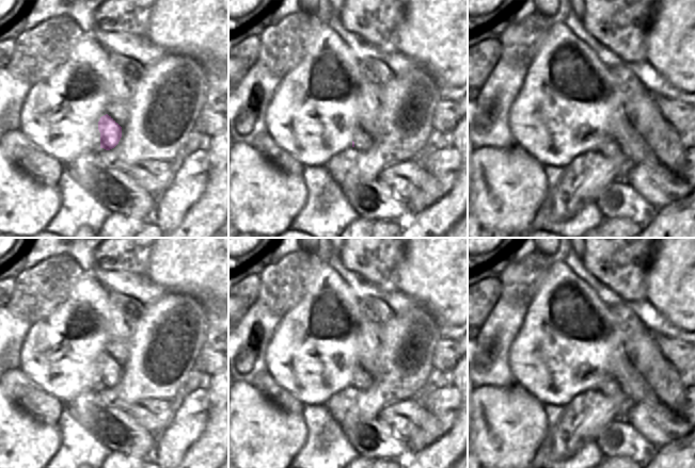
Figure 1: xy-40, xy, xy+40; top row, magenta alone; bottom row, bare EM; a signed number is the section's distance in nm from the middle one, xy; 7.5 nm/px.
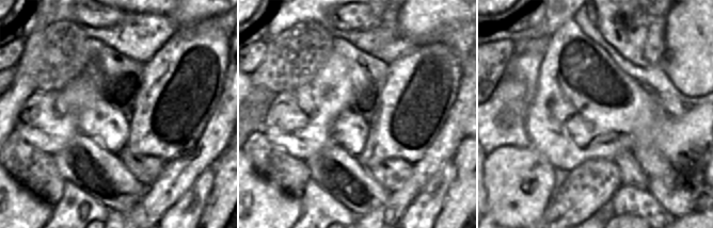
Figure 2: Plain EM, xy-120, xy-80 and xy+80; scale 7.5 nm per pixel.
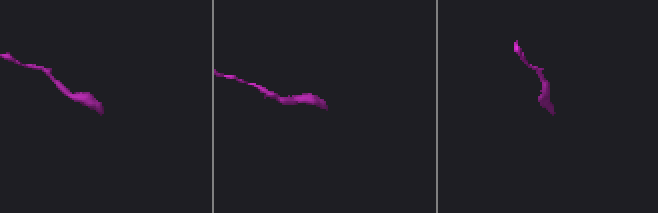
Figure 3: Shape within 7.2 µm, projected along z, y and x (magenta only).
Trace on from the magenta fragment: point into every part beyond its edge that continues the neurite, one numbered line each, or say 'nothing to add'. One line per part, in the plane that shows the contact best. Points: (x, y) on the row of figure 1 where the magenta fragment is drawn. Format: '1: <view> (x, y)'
1: xy (363, 141)

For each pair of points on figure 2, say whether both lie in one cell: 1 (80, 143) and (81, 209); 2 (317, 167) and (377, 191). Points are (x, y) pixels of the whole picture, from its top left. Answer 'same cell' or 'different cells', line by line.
1: different cells
2: same cell

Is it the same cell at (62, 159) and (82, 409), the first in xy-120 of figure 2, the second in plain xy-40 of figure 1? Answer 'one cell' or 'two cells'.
one cell

